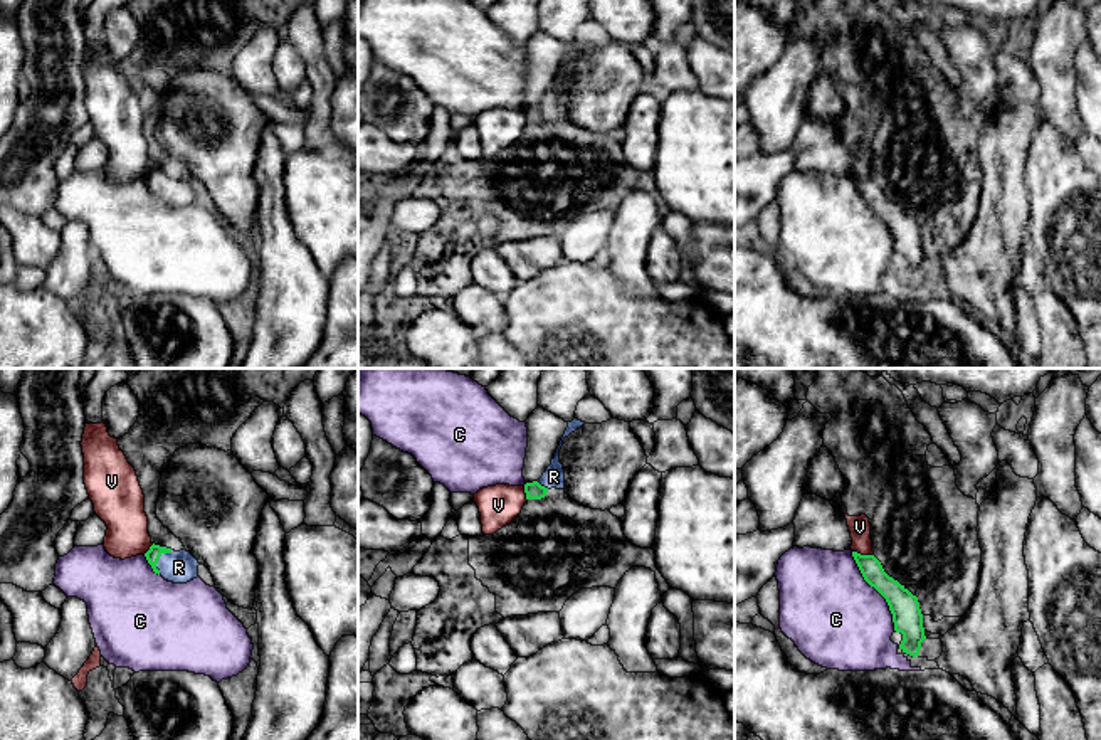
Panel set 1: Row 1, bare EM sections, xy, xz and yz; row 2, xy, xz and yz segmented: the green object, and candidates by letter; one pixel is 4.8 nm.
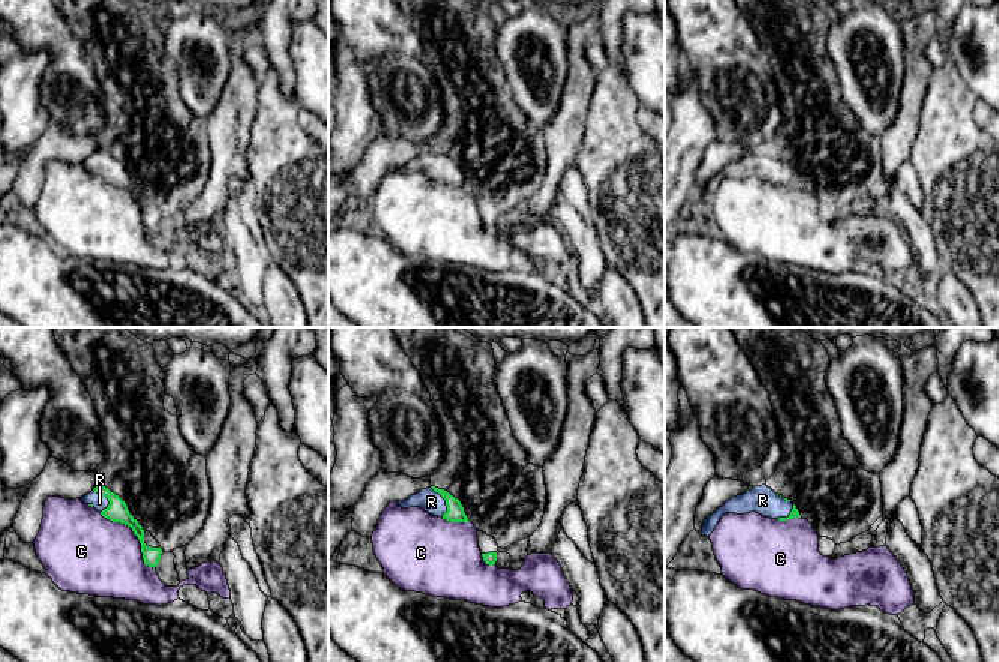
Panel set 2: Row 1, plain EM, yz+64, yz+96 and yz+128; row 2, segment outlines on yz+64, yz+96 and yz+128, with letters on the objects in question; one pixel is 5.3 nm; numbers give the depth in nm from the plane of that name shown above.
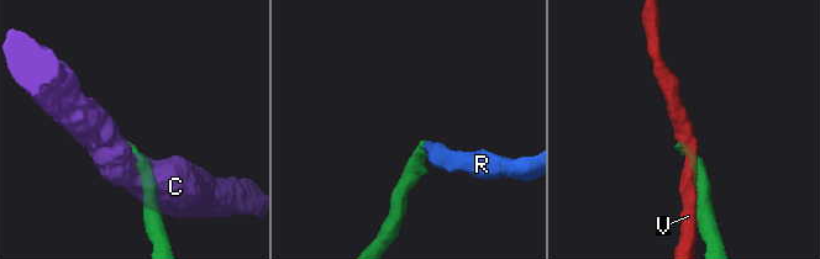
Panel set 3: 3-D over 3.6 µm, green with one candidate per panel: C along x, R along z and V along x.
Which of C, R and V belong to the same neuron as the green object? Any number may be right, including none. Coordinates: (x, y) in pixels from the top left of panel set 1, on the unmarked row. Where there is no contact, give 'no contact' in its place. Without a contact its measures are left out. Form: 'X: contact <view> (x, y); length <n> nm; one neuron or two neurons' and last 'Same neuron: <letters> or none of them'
C: contact yz (876, 212); length 440 nm; two neurons
R: contact xy (158, 182); length 140 nm; one neuron
V: contact yz (863, 179); length 110 nm; two neurons
Same neuron: R

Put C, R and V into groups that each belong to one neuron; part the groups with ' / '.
C / R / V

